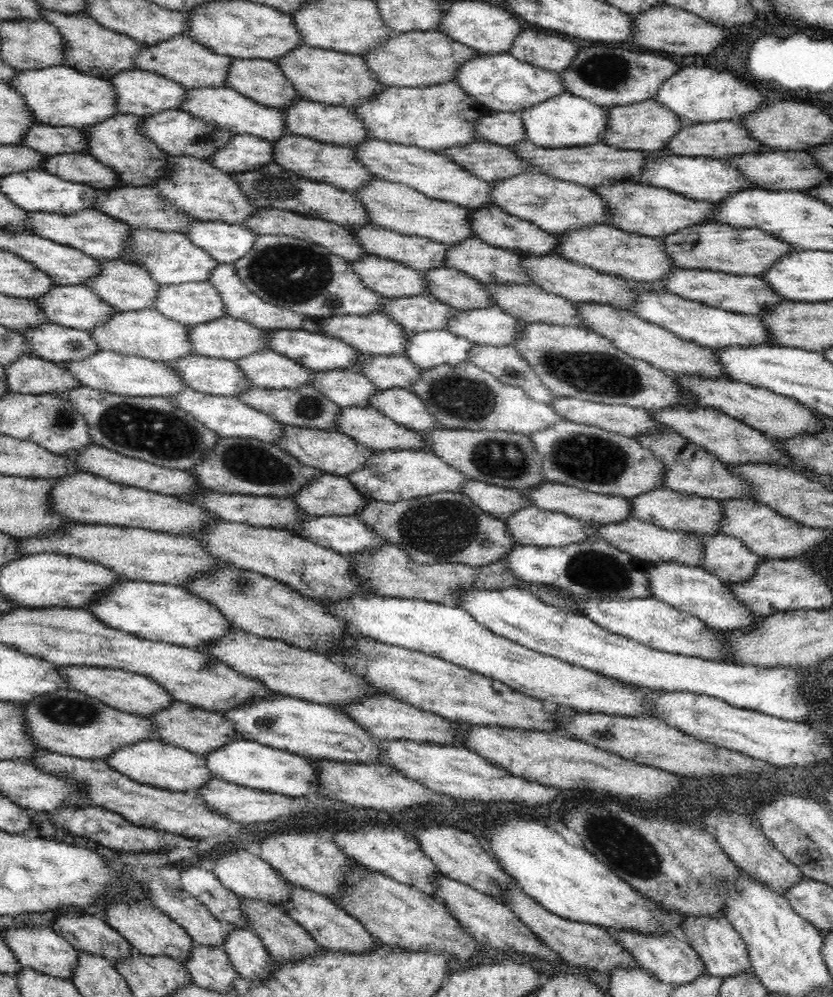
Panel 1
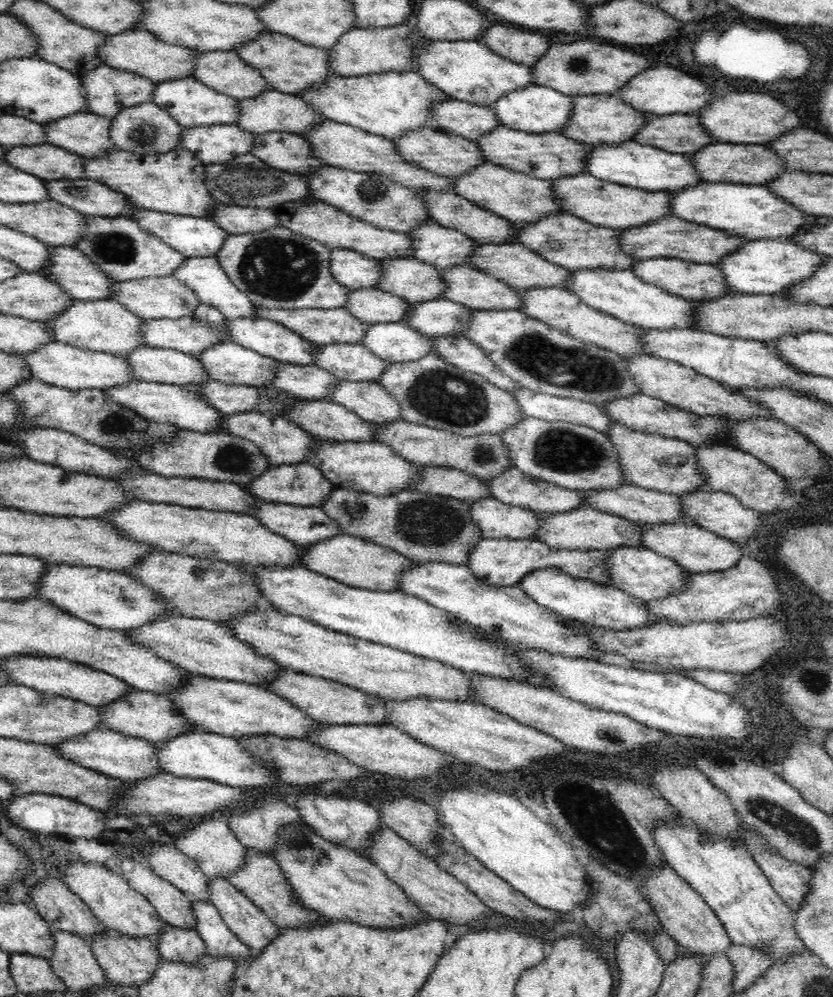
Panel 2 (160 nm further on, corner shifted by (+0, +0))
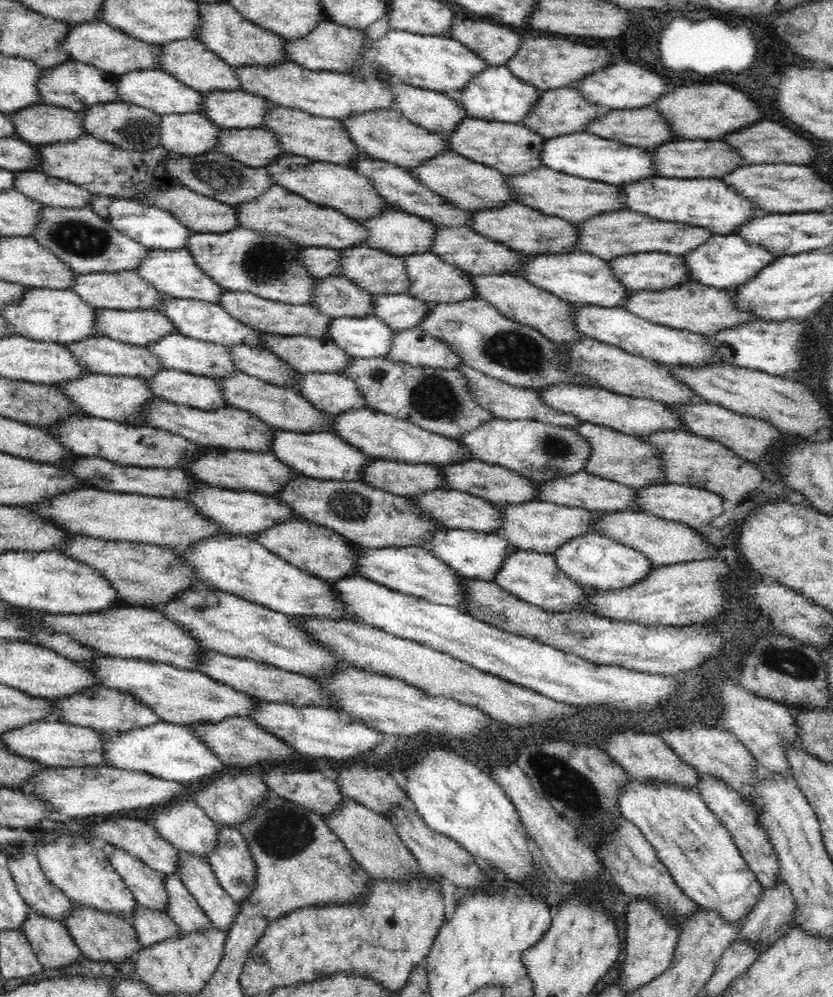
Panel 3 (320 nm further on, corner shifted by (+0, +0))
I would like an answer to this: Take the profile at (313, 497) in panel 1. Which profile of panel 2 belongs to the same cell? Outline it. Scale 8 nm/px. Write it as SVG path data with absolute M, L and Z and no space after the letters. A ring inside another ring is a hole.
M296 463L270 465L251 483L242 487L257 498L262 498L263 501L318 508L328 500L331 490L336 485L332 484L312 463Z

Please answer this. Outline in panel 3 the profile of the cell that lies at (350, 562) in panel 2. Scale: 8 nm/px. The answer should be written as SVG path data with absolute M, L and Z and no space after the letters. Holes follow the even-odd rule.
M288 520L270 525L255 533L255 540L288 564L321 579L332 580L348 575L361 575L355 564L355 556L359 553L359 550L355 550L356 545L341 534L307 520Z

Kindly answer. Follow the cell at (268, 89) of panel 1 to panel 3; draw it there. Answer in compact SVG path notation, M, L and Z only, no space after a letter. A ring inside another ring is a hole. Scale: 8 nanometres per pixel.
M195 39L174 40L174 42L159 46L162 47L162 50L157 54L157 69L170 73L178 82L202 93L217 90L237 91L239 89L239 82L233 67Z

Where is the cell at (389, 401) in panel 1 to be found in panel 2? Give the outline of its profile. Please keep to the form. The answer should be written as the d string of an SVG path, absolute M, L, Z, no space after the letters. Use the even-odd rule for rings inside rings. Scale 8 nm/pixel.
M344 380L332 391L330 401L368 422L389 423L402 419L400 403L379 383Z

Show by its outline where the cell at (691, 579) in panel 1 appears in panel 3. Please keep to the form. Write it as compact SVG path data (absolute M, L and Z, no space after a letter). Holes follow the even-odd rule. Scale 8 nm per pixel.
M586 533L567 540L561 544L561 547L556 548L553 555L558 568L568 578L602 591L620 590L636 584L654 567L653 562L635 548L624 546L607 536L596 533Z

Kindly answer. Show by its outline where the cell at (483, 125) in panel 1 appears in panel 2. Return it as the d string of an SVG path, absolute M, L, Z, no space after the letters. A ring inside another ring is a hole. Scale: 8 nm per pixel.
M444 99L431 106L433 124L449 134L456 133L462 138L475 141L490 129L502 125L490 107Z

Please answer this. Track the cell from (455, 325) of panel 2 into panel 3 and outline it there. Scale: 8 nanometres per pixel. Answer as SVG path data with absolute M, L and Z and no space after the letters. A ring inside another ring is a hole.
M408 293L371 296L369 316L377 316L394 331L419 327L434 303L418 300Z

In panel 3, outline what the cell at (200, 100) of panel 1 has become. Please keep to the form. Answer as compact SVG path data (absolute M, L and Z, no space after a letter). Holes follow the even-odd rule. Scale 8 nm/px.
M138 69L116 76L118 102L127 102L148 108L160 115L166 113L199 113L203 93L178 82L170 73L158 69Z

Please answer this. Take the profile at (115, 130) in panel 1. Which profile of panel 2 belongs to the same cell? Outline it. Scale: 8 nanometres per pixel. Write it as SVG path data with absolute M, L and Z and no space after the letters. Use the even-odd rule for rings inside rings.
M78 111L41 125L48 143L51 142L54 146L82 157L101 157L114 148L114 144L110 140L110 123L111 118L107 116Z

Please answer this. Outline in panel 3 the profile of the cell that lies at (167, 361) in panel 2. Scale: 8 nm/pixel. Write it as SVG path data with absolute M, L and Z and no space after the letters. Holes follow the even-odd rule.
M87 336L79 341L64 344L72 353L72 356L86 367L90 373L136 377L142 380L152 378L160 370L166 370L156 360L156 357L145 347L112 340L111 338L98 336Z

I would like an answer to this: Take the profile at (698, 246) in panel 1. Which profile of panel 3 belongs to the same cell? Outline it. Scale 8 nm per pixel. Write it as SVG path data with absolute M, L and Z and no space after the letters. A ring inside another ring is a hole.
M626 209L600 213L575 227L577 228L575 252L587 252L608 261L617 256L636 254L637 252L665 252L682 256L698 248L714 235L704 227L658 220Z

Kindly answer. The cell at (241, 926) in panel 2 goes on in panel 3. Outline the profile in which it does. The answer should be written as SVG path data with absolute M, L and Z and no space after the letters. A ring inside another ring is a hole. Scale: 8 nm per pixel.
M179 850L179 854L176 875L195 896L214 927L228 932L240 914L239 904L222 889L207 860L186 850Z

